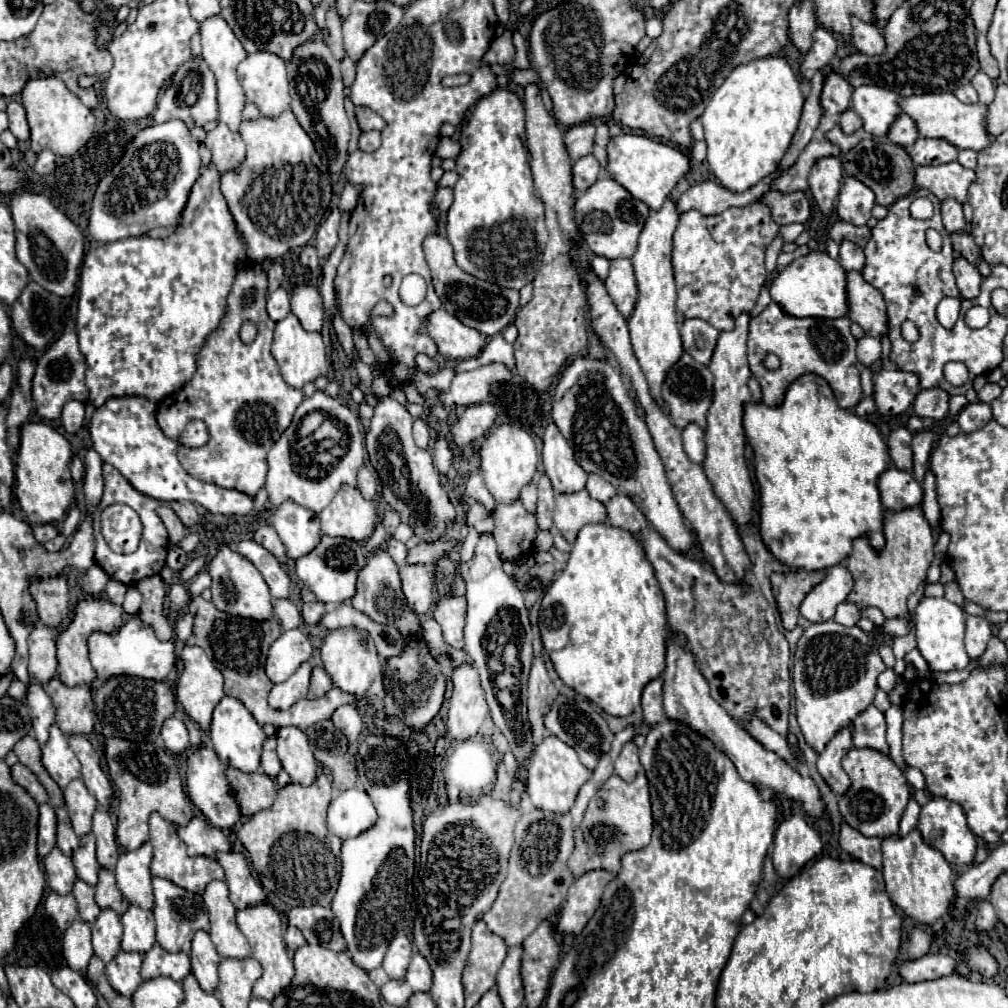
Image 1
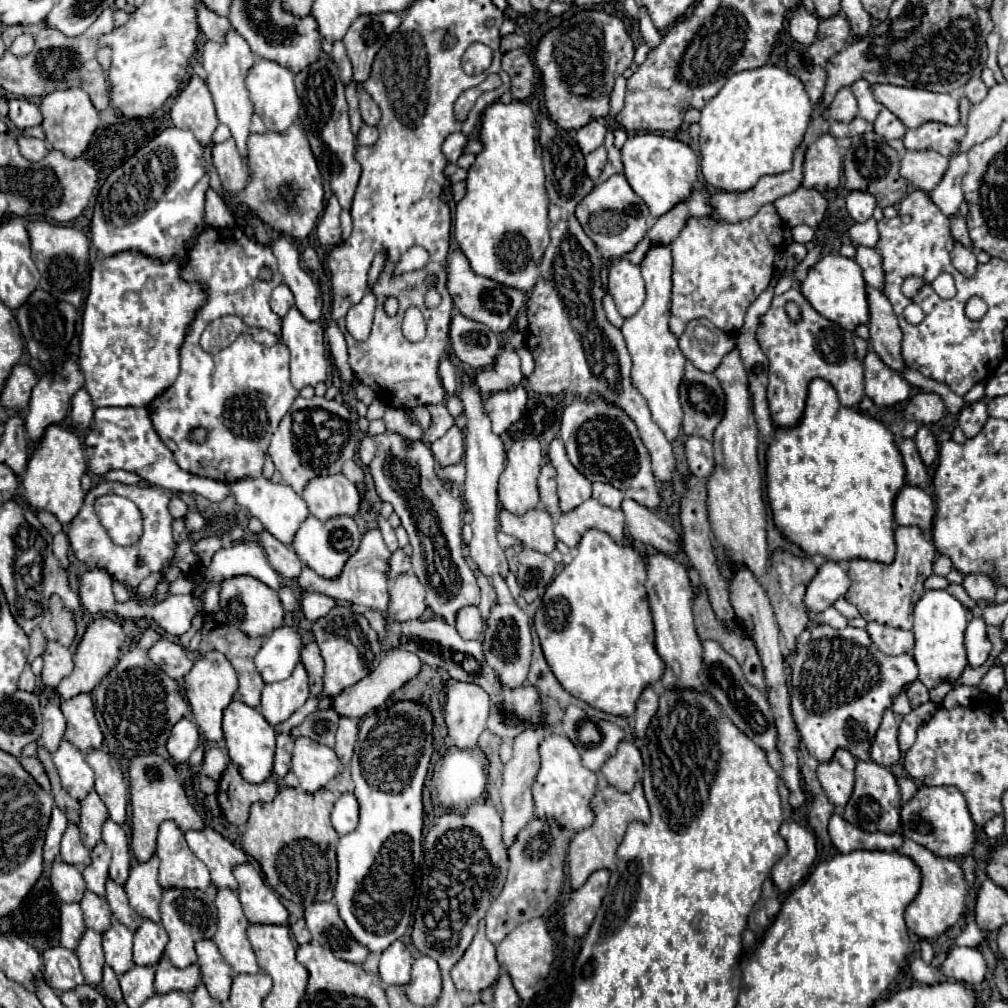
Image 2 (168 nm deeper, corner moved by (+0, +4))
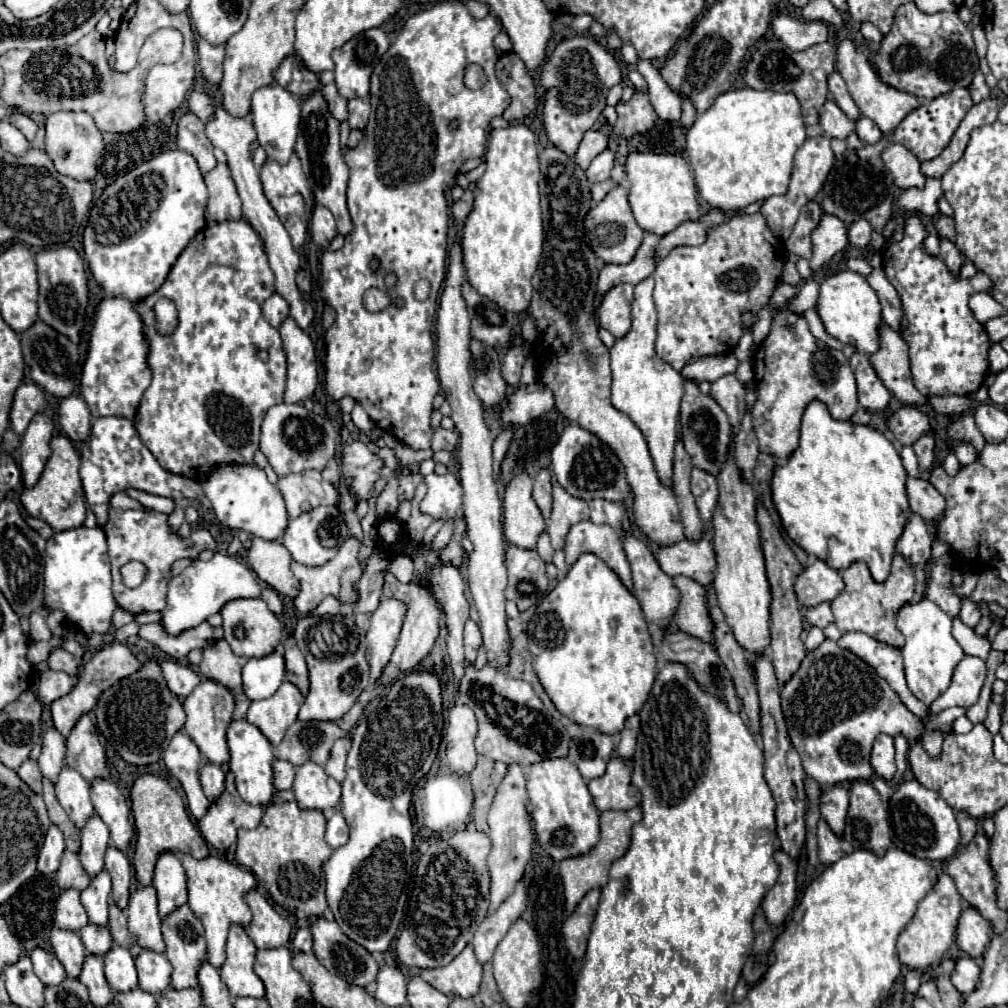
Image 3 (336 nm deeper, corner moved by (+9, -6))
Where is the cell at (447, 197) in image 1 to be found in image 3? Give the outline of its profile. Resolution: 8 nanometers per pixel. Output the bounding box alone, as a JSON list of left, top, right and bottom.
[452,190,474,224]

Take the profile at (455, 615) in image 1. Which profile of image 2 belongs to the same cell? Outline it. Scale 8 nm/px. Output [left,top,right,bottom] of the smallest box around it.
[455,606,483,640]

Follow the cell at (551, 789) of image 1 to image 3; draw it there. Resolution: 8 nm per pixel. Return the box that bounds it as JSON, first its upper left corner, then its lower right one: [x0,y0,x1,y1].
[526,758,600,860]

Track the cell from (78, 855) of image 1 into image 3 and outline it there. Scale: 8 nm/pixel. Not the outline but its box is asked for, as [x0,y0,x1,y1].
[80,870,112,926]

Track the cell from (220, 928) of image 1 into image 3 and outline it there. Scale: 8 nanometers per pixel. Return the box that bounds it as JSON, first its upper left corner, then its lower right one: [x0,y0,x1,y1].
[220,924,264,998]

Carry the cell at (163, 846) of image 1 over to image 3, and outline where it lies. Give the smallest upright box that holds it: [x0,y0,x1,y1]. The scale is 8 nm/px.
[152,854,188,918]

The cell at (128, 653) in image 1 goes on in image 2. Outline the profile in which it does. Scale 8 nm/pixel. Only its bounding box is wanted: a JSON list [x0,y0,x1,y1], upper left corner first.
[147,640,193,680]

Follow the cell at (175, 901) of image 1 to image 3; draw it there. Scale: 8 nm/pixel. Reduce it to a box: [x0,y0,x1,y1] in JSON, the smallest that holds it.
[162,904,206,990]

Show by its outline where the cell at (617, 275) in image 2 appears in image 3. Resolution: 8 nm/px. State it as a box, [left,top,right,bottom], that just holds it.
[598,284,632,338]

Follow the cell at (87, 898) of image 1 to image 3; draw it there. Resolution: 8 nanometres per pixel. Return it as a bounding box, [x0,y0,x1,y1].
[78,924,112,956]

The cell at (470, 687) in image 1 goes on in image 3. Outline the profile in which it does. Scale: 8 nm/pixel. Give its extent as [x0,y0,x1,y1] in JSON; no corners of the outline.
[446,704,478,776]

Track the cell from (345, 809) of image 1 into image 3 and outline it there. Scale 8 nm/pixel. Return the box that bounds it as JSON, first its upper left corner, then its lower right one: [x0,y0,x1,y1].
[326,810,348,848]

